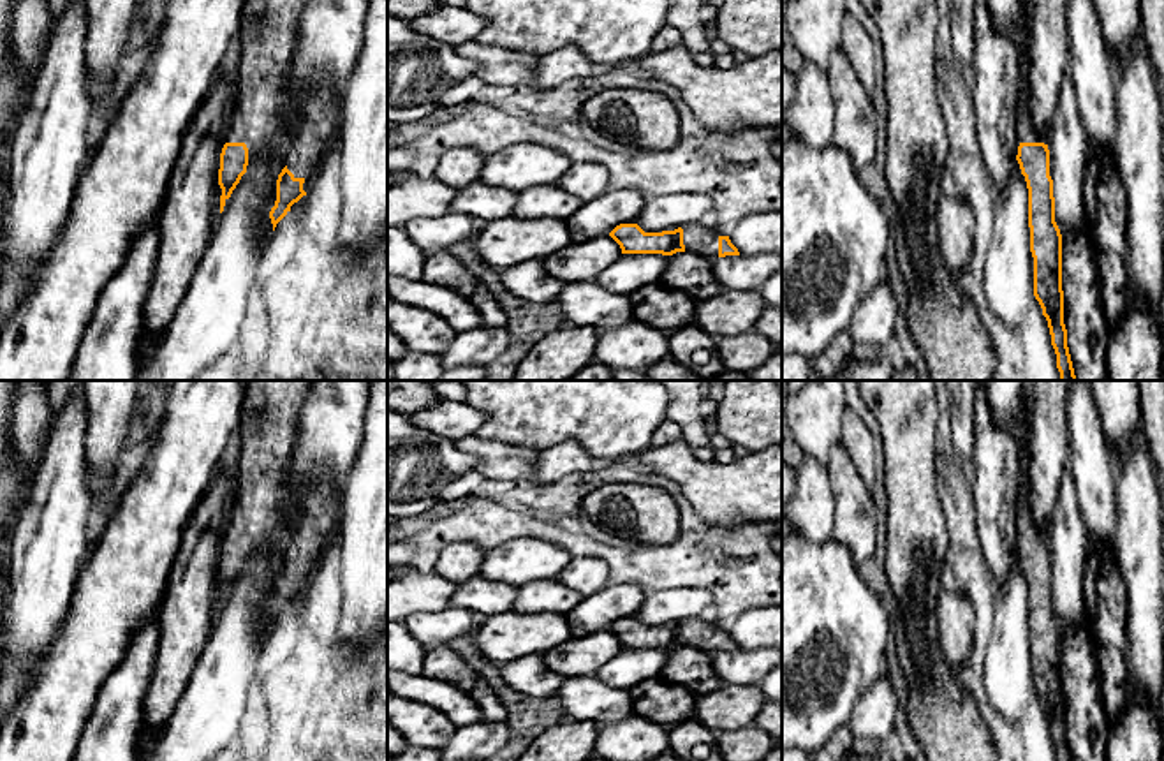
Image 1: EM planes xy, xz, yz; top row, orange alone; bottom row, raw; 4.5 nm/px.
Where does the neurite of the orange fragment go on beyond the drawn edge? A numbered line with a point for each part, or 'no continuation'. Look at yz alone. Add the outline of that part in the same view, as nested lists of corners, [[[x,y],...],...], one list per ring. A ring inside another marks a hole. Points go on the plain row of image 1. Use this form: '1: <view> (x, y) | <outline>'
1: yz (1027, 525) | [[[1030,403],[1025,407],[1025,414],[1018,426],[1025,437],[1025,446],[1020,449],[1021,460],[1021,477],[1020,477],[1020,497],[1018,497],[1018,528],[1020,537],[1042,537],[1041,527],[1034,520],[1034,506],[1030,499],[1030,451],[1028,451],[1028,437],[1030,437]]]

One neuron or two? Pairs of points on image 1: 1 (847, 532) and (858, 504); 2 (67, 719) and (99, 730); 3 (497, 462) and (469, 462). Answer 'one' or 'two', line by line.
1: one
2: two
3: two

